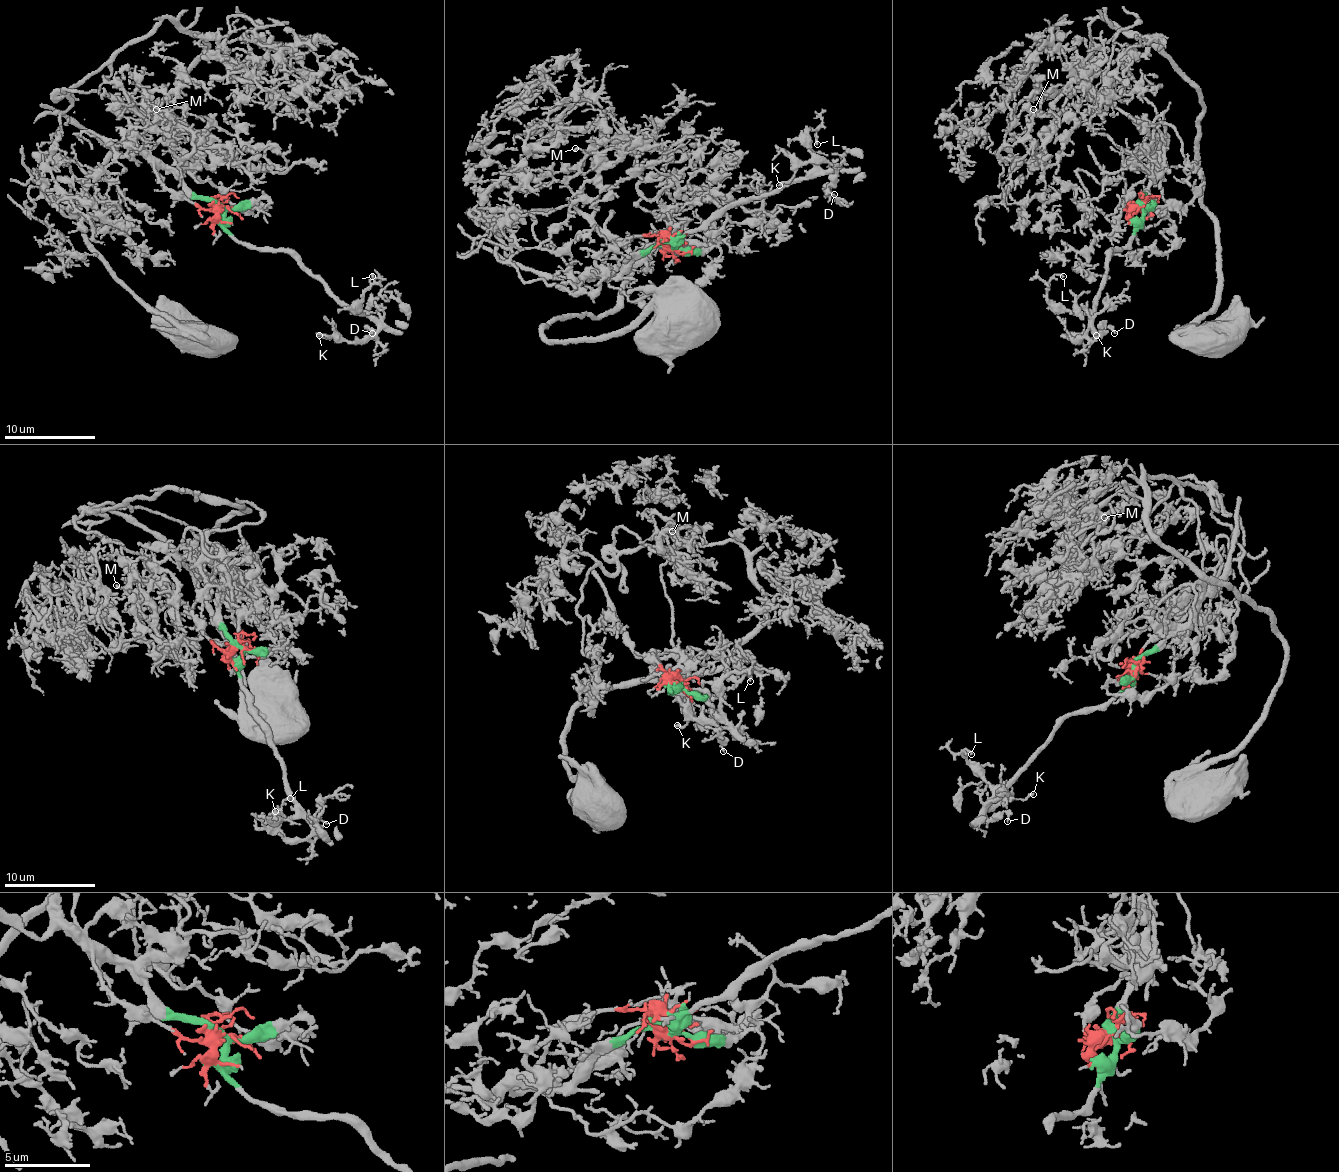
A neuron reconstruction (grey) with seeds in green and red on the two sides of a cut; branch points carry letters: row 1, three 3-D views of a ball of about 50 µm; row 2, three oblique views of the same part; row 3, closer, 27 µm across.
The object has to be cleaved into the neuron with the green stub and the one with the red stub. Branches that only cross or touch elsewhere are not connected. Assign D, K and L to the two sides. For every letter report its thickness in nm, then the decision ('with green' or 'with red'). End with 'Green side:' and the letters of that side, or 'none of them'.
D: 110 nm thick; with green
K: 160 nm thick; with green
L: 130 nm thick; with green
Green side: D, K, L

